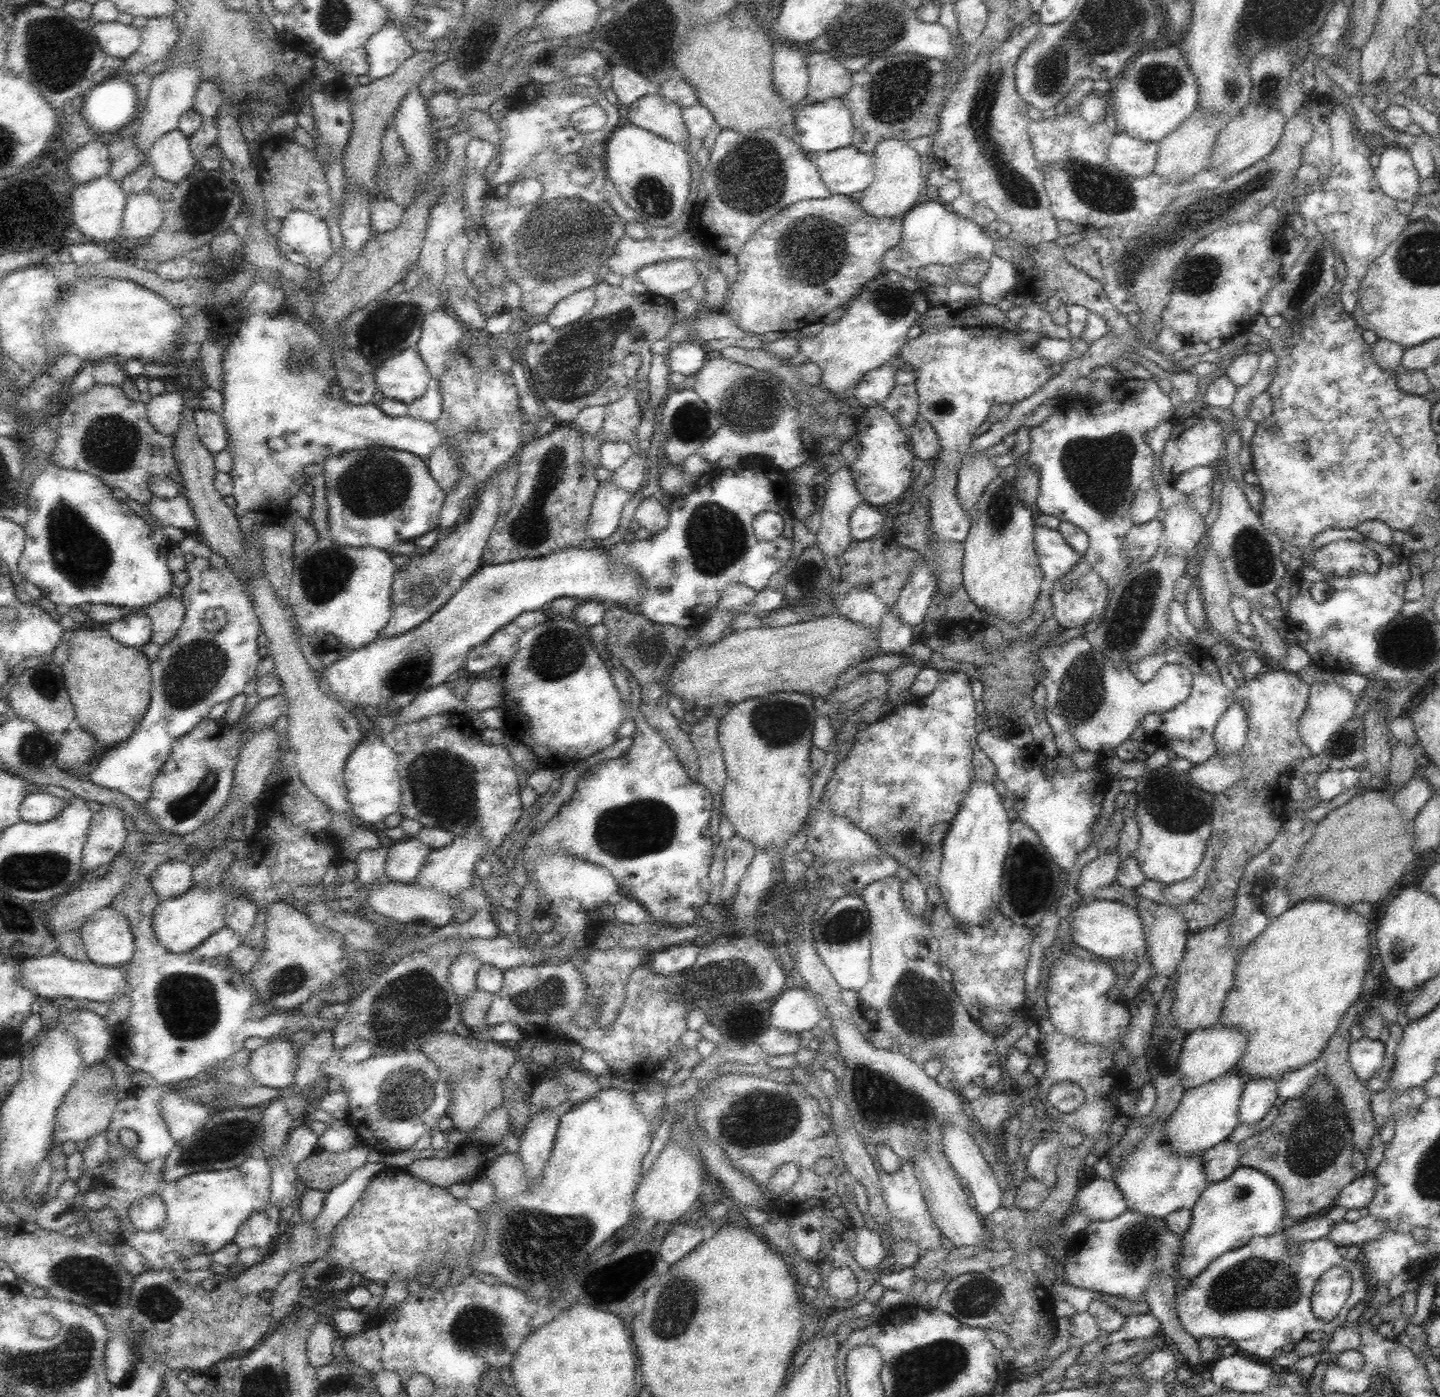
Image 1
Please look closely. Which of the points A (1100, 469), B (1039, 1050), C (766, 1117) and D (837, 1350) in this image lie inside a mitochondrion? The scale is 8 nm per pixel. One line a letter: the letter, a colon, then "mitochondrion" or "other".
A: mitochondrion
B: other
C: mitochondrion
D: other

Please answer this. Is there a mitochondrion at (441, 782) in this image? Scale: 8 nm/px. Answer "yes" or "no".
yes

